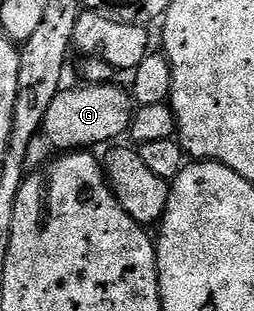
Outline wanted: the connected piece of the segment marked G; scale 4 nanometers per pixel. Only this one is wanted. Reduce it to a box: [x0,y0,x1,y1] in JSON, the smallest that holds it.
[43,84,135,152]

